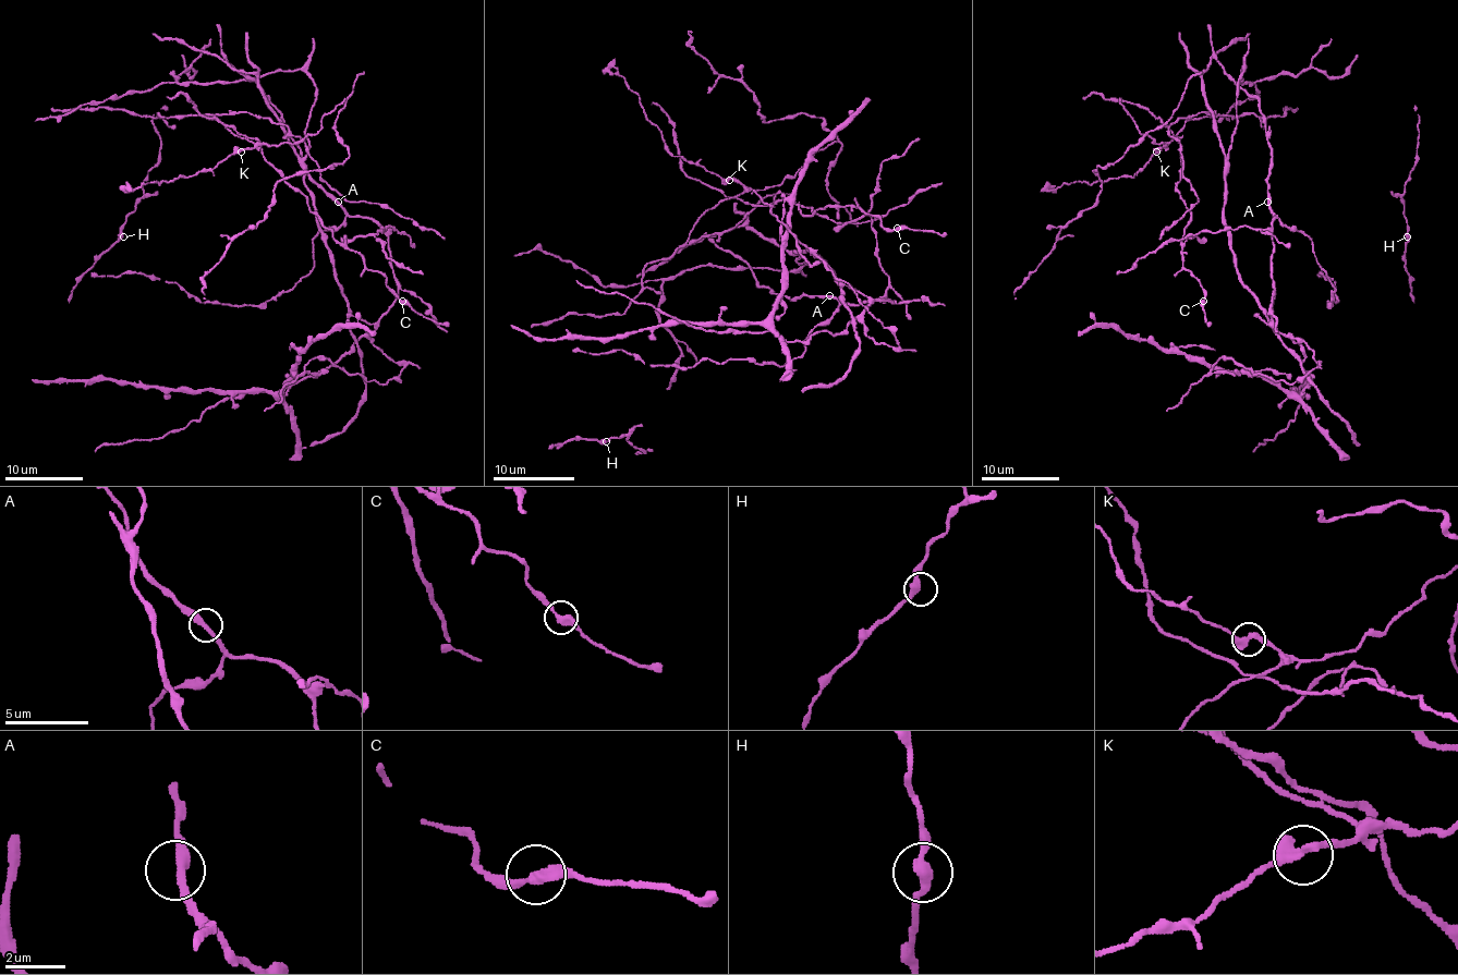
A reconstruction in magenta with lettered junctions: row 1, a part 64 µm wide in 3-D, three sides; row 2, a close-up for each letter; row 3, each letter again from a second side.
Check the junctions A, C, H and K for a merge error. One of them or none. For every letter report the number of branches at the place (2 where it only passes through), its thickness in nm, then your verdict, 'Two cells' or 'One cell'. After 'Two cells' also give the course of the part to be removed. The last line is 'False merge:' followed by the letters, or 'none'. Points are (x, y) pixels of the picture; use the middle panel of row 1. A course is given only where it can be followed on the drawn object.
A: Branches: 2. Thickness 320 nm. One cell
C: Branches: 2. Thickness 320 nm. One cell
H: Branches: 2. Thickness 360 nm. One cell
K: Branches: 2. Thickness 360 nm. Two cells. Course of the part to remove: (728, 179), (675, 157), (665, 144), (663, 134), (646, 118), (641, 97), (620, 75), (602, 69)
False merge: K

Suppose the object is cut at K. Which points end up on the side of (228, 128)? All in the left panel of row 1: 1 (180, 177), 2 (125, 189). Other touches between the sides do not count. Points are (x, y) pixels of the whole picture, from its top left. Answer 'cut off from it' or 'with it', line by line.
1: cut off from it
2: cut off from it

